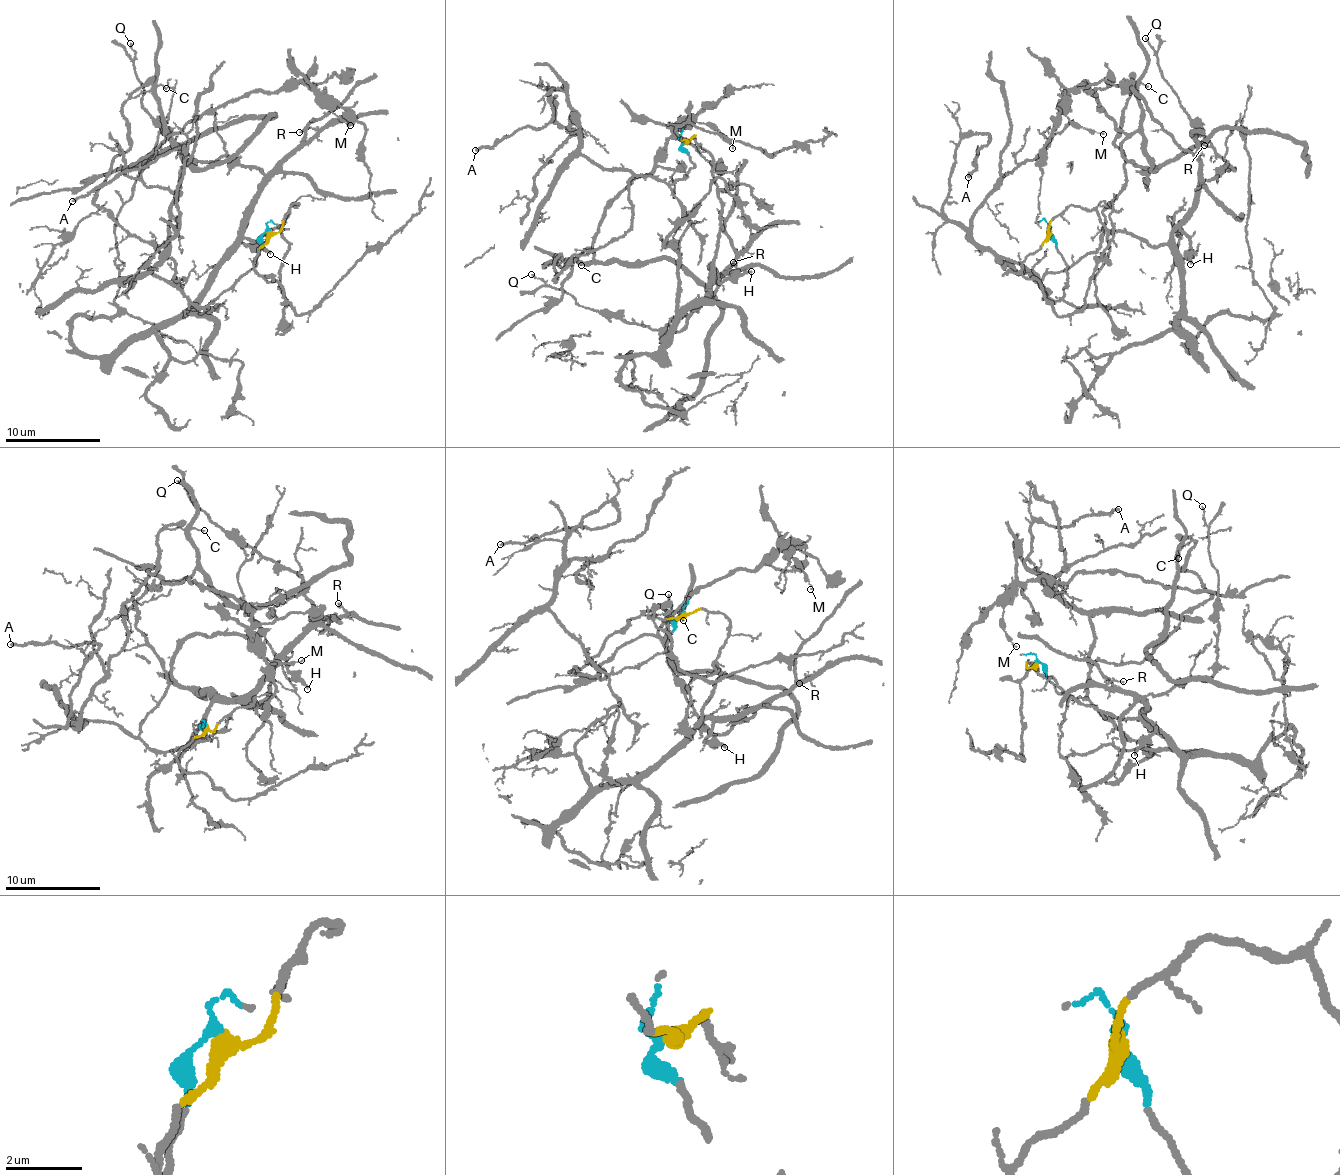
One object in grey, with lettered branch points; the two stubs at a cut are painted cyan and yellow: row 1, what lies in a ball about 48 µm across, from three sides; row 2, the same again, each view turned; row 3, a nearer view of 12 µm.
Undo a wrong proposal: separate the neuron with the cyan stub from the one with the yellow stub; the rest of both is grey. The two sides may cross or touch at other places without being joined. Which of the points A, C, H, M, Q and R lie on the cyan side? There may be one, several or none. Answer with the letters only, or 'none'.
A, C, M

